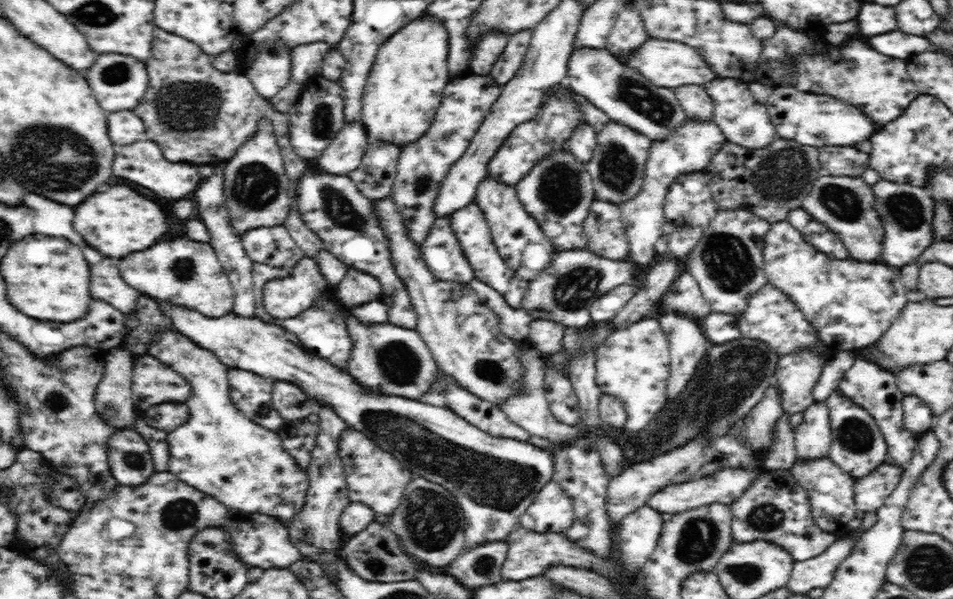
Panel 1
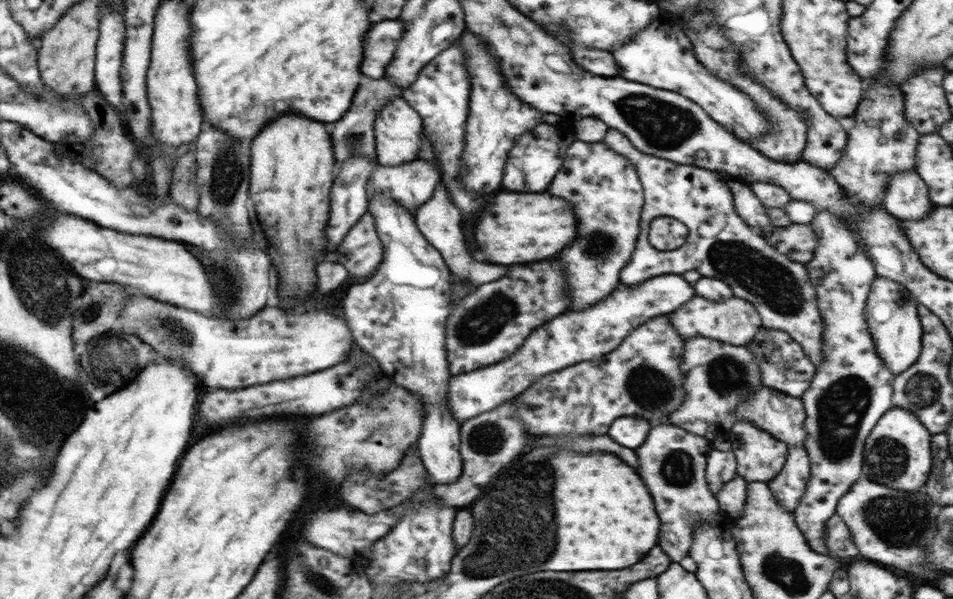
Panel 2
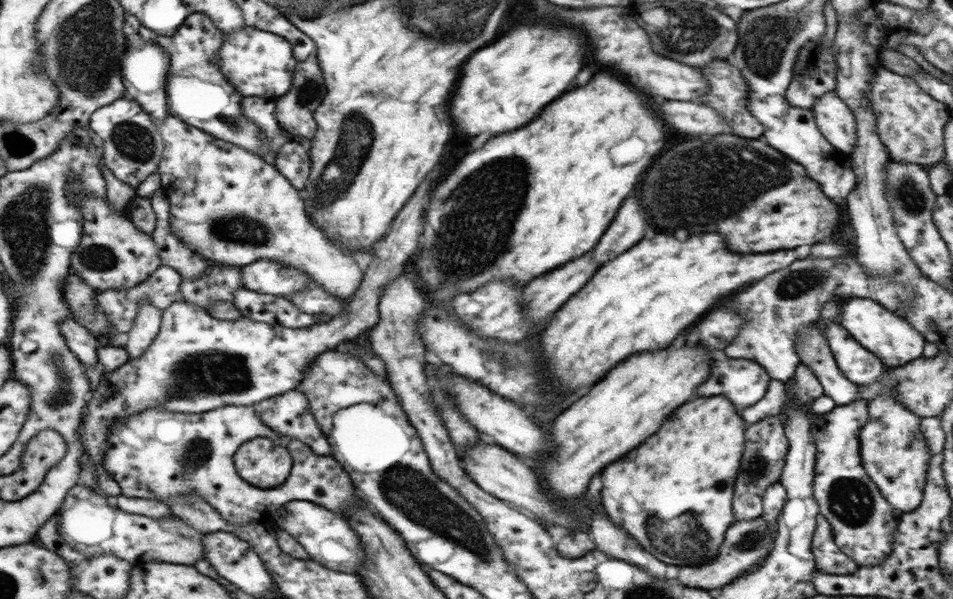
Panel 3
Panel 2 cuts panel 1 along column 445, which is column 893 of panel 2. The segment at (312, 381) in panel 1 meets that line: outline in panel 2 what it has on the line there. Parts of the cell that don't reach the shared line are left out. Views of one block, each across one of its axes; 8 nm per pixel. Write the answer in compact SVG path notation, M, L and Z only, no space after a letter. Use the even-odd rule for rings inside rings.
M892 407L879 418L866 438L862 475L894 489L910 492L920 490L932 470L931 437L932 434L918 416L908 409Z

